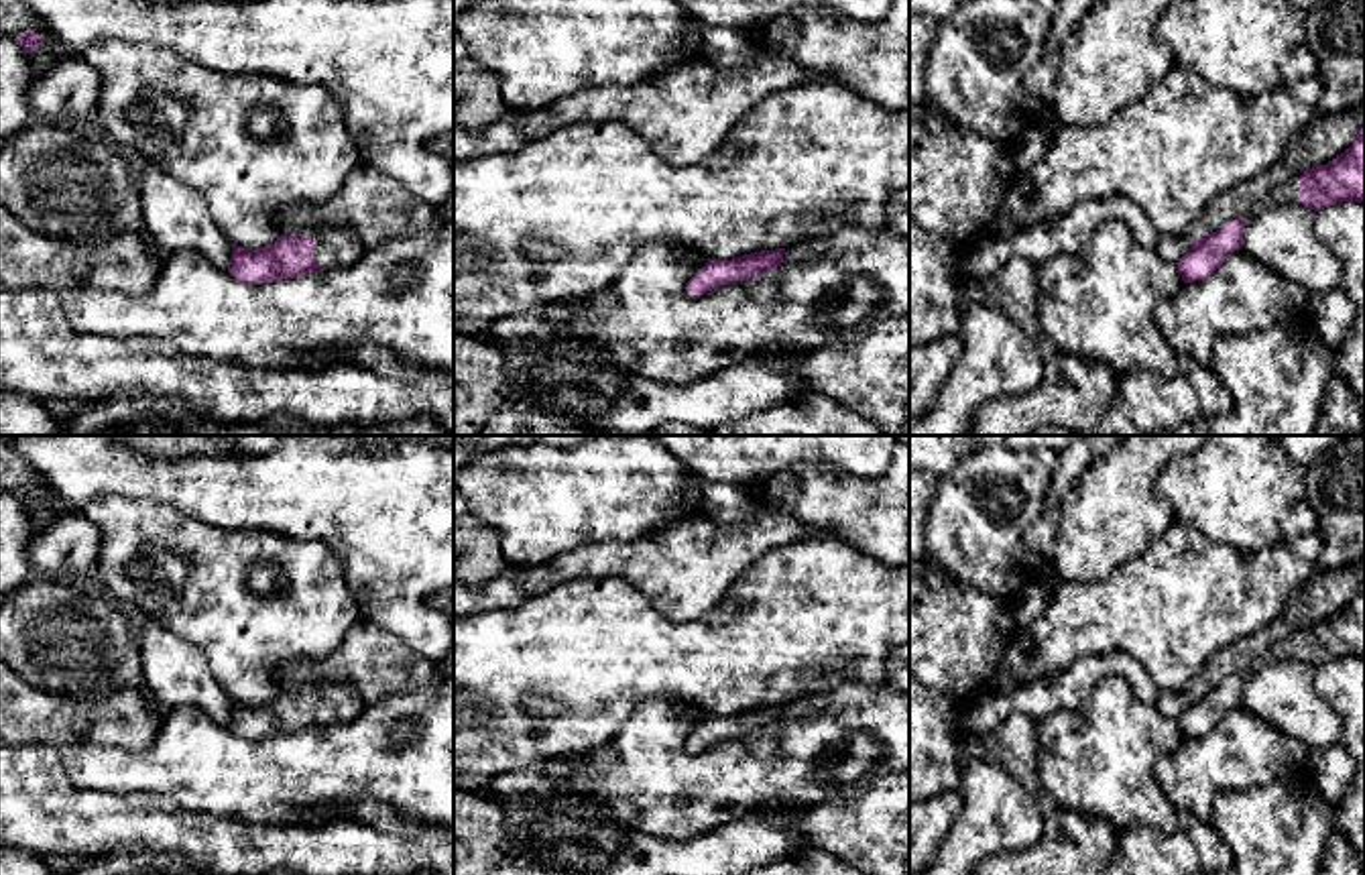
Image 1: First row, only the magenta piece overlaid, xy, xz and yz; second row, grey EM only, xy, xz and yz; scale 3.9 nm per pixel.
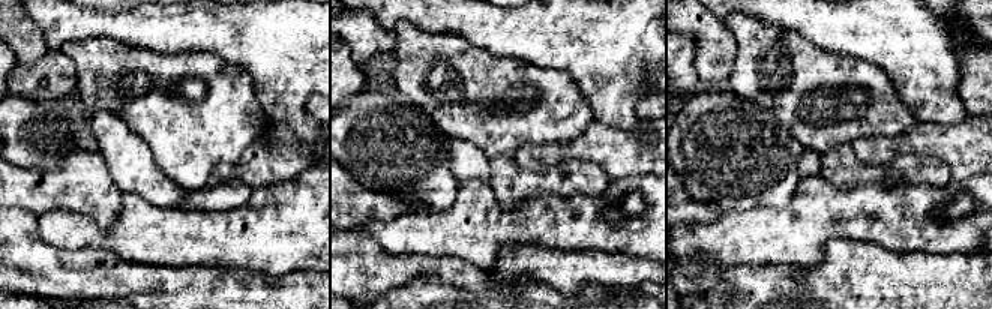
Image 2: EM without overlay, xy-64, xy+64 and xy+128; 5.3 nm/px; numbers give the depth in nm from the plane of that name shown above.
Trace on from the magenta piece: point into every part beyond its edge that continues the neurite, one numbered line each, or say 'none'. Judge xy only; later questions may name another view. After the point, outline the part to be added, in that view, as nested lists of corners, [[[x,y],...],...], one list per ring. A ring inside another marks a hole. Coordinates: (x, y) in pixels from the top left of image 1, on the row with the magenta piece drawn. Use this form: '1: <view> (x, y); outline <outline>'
1: xy (336, 245); outline [[[321,224],[315,230],[305,230],[303,236],[313,240],[313,258],[319,267],[344,269],[366,252],[358,234],[342,224]]]

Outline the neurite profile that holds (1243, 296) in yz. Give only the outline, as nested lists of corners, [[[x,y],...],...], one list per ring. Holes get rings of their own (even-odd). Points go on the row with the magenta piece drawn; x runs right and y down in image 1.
[[[1239,248],[1204,281],[1184,283],[1172,299],[1158,305],[1153,317],[1178,356],[1186,354],[1210,368],[1212,346],[1221,334],[1251,334],[1298,324],[1308,317],[1310,301],[1312,297],[1296,281]]]

